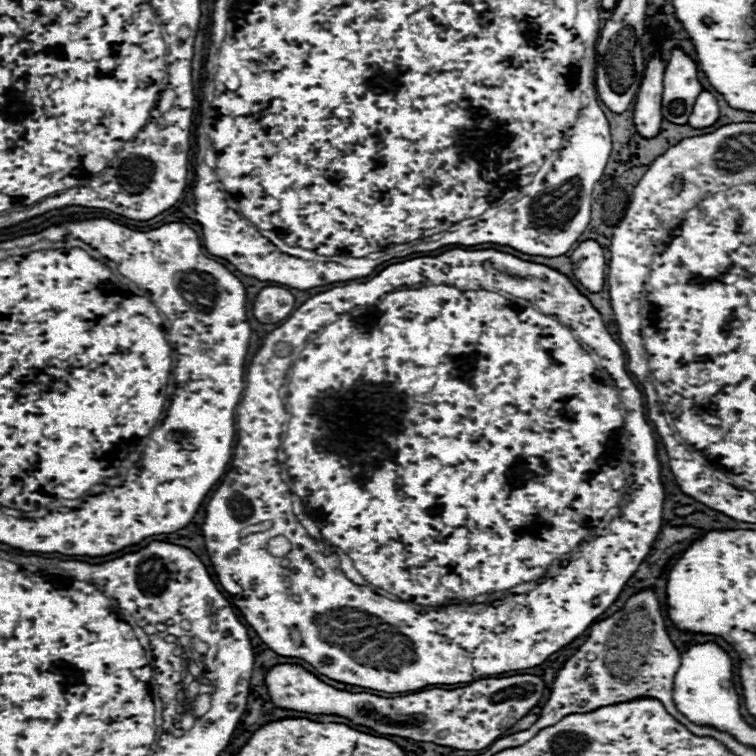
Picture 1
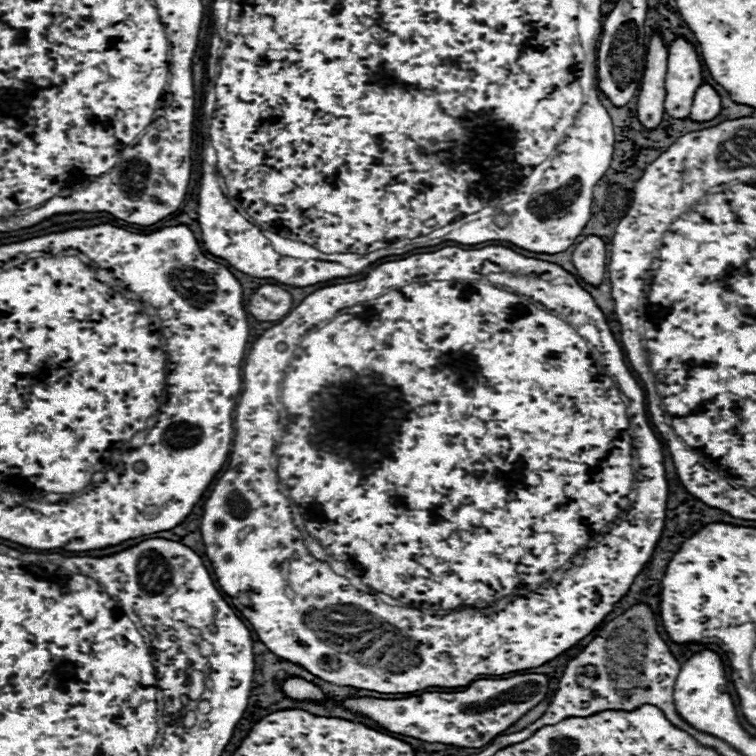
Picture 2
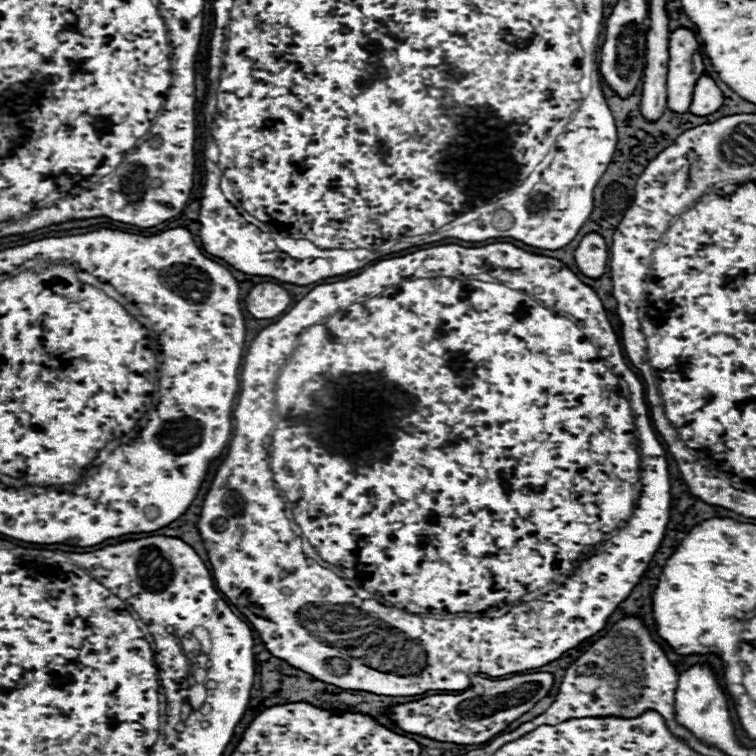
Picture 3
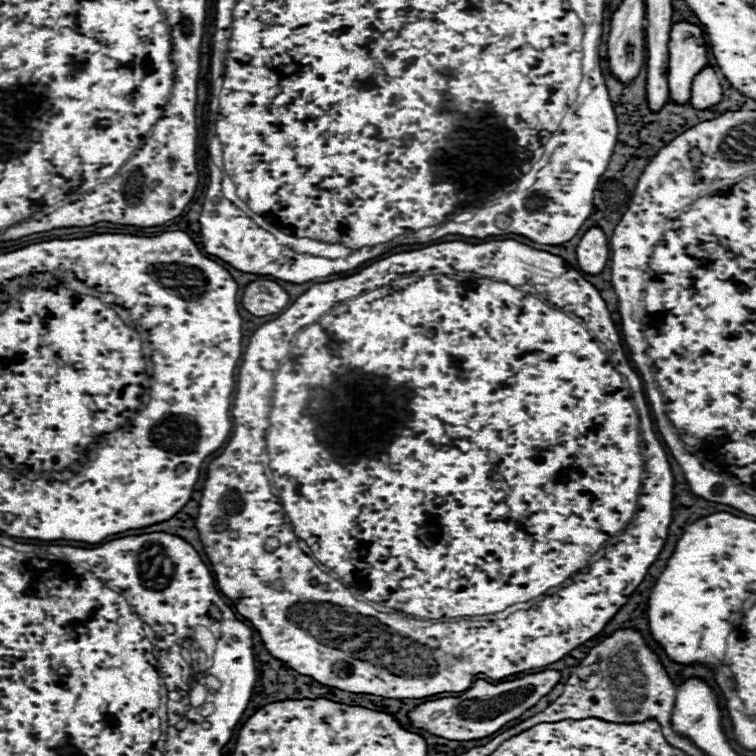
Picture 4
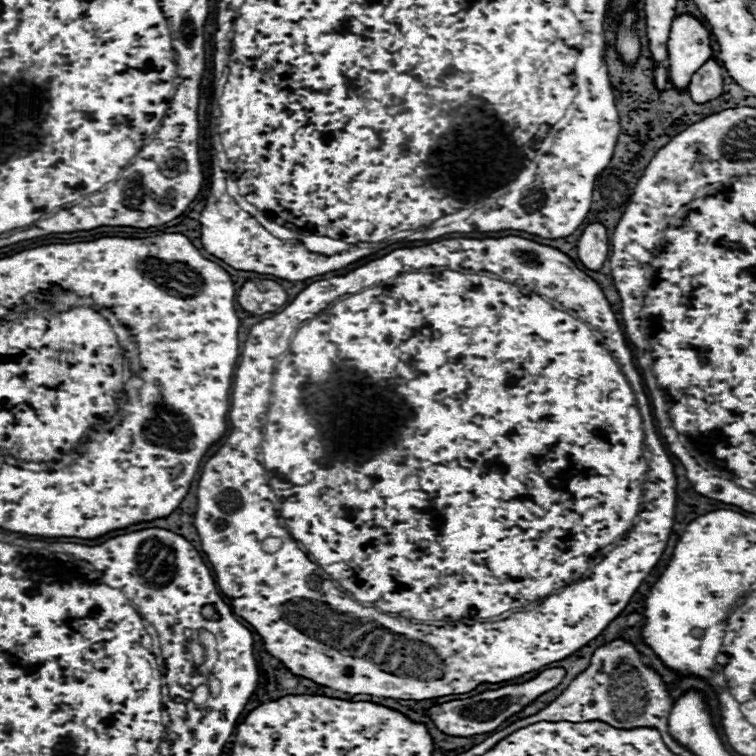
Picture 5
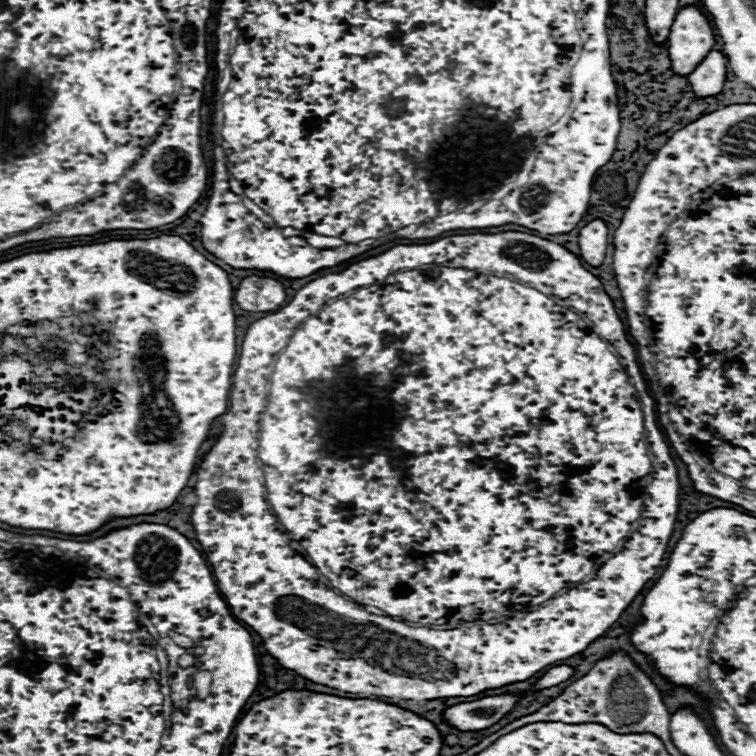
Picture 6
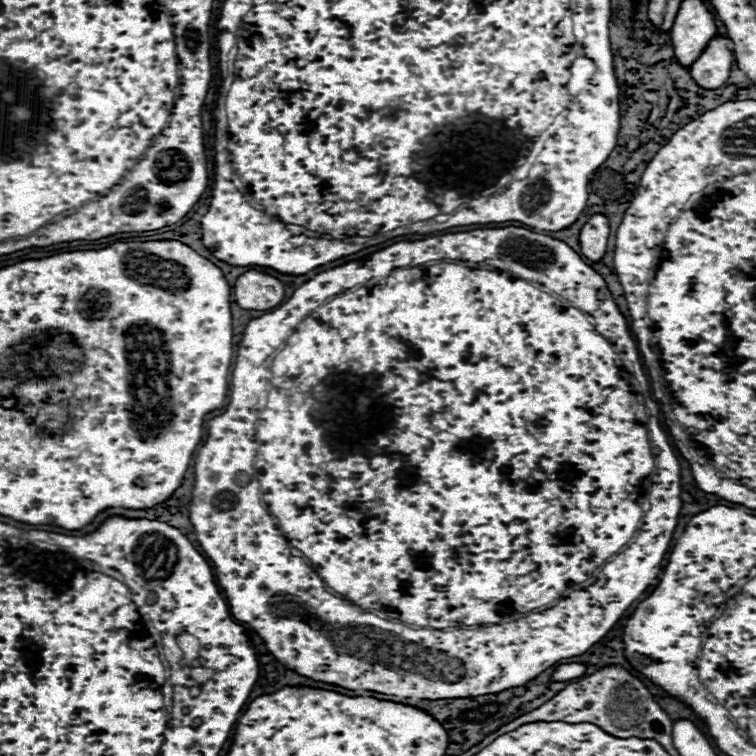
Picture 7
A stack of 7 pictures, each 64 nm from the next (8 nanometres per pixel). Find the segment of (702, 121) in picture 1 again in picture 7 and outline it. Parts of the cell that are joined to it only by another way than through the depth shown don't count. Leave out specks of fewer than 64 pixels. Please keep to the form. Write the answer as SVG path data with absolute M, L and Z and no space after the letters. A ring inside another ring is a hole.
M716 34L702 52L702 56L690 68L690 76L700 88L718 90L726 84L732 64L734 56L730 52L730 40Z

